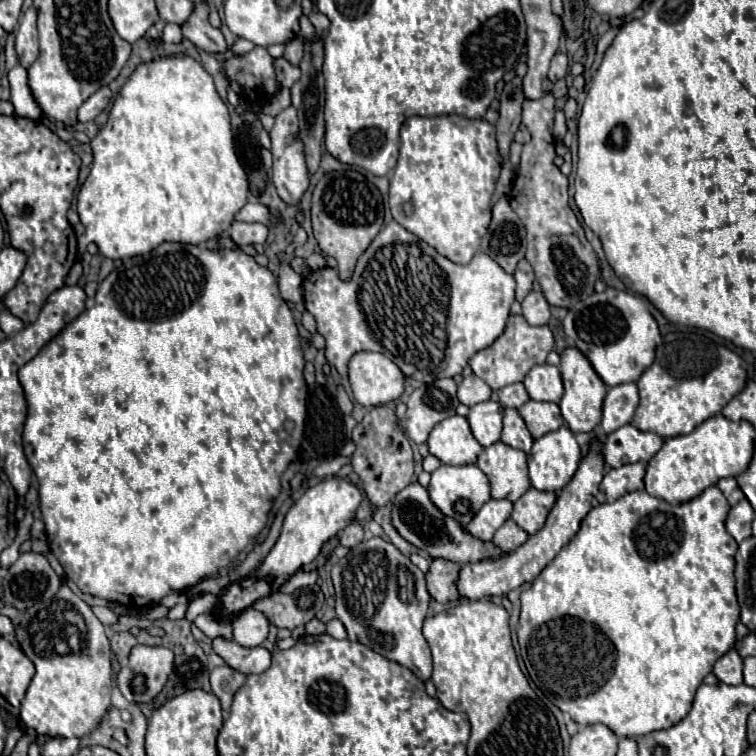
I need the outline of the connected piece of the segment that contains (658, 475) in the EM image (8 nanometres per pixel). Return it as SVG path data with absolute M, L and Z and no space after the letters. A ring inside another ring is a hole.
M713 415L695 427L689 435L665 439L663 447L647 463L645 491L671 505L679 505L697 497L703 489L717 485L723 477L737 477L747 469L753 457L755 427L749 421L729 421L723 415Z

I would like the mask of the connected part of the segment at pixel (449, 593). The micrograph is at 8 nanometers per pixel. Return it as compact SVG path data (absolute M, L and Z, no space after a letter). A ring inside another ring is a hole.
M441 557L431 559L425 579L427 579L427 591L437 603L449 603L449 601L463 599L463 595L457 589L459 569L461 569L461 565L455 561L447 561Z

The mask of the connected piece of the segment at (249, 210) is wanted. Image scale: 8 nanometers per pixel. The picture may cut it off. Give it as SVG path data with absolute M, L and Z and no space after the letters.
M247 203L247 205L235 215L235 221L245 221L245 223L255 223L255 221L259 221L259 223L269 223L269 221L273 221L273 217L271 217L271 213L269 213L269 209L267 209L265 205L261 205L261 203Z

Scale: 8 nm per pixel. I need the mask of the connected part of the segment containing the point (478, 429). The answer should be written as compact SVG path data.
M483 401L483 403L471 405L467 415L471 431L483 447L489 447L499 441L501 419L503 419L503 407L495 401Z

